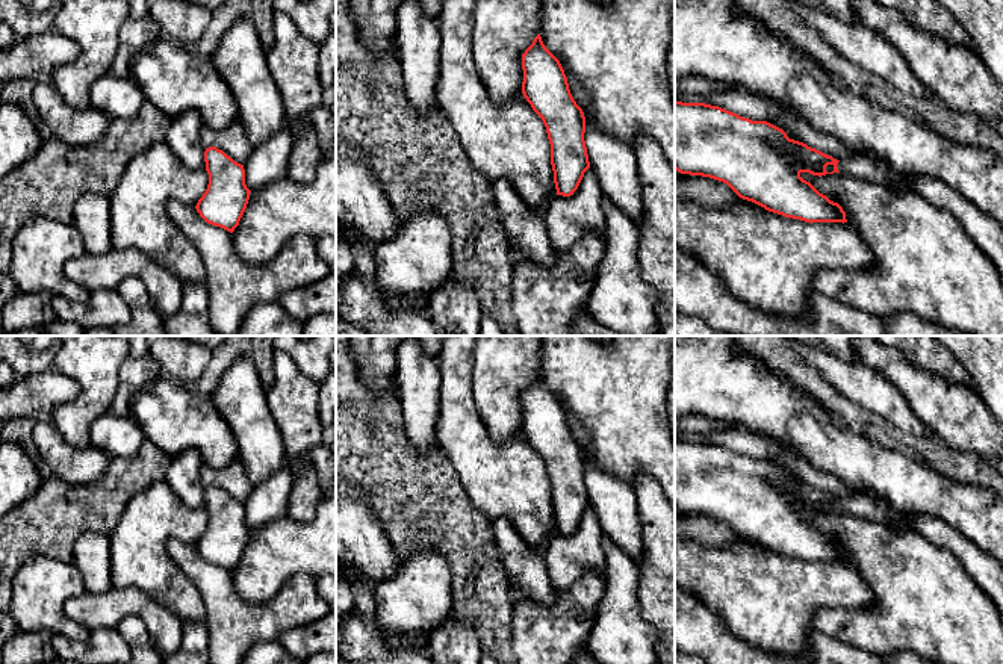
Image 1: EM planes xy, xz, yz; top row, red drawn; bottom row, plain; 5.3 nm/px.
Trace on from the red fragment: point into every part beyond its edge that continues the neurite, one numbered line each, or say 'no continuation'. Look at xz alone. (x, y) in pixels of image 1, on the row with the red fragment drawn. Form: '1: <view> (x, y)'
no continuation

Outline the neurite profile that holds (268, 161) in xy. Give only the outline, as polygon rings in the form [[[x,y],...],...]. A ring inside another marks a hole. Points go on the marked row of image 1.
[[[283,127],[254,145],[244,163],[251,194],[231,237],[248,263],[269,262],[297,234],[336,237],[336,160],[324,157],[312,183],[293,182],[287,177],[292,144]]]

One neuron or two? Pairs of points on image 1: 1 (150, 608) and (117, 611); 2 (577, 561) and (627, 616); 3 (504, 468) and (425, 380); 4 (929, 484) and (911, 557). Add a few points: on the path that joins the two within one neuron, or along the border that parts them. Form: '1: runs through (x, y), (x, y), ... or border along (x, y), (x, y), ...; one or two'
1: runs through (142, 608), (124, 608); one
2: runs through (595, 561), (621, 584), (621, 598); one
3: border along (437, 359), (440, 389), (439, 419), (434, 428); two
4: border along (911, 528), (947, 551); two

